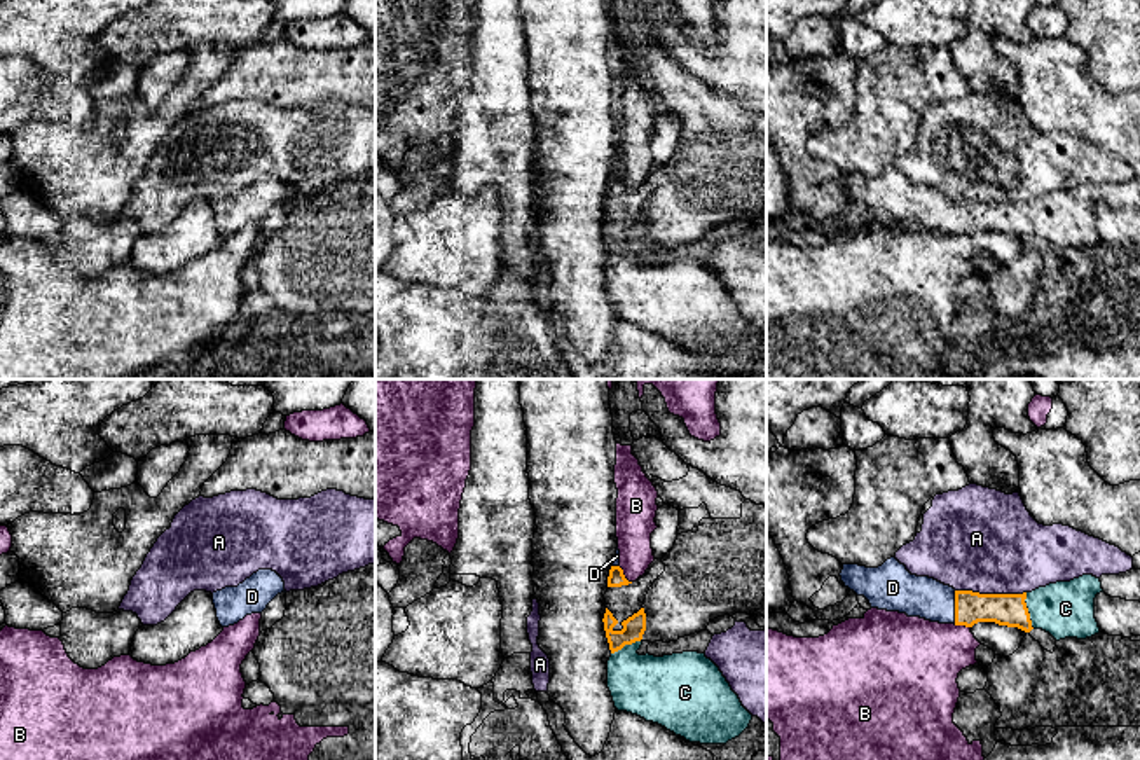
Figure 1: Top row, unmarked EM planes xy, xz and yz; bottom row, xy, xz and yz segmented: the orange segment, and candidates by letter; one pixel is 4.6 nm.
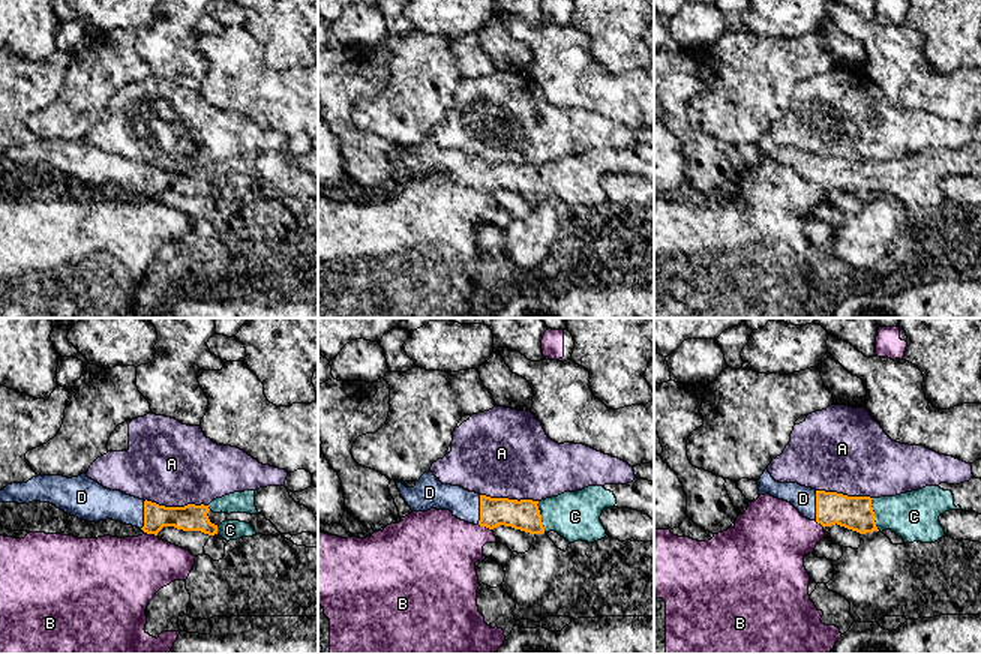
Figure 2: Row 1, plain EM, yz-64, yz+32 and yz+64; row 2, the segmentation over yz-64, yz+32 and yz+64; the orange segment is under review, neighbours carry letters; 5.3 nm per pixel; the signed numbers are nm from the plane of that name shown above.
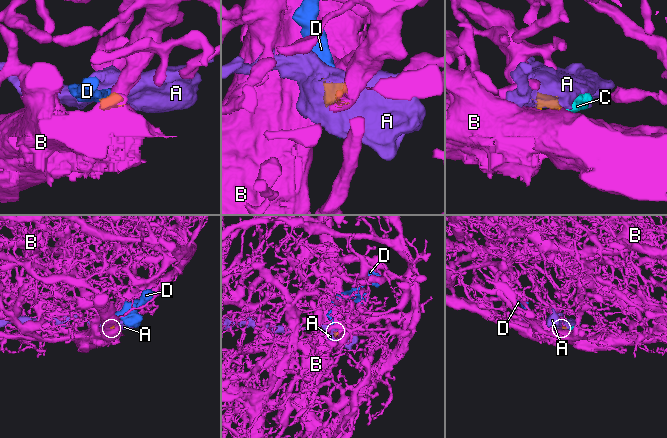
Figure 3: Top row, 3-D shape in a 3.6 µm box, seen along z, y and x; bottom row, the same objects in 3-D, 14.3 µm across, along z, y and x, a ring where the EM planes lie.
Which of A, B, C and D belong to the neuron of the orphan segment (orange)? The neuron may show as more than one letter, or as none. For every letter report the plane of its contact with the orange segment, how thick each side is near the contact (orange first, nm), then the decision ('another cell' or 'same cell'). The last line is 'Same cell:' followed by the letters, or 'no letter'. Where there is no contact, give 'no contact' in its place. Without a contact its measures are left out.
A: yz | 150/480 nm | another cell
B: xz | 80/180 nm | another cell
C: yz | 150/260 nm | same cell
D: yz | 150/190 nm | same cell
Same cell: C, D

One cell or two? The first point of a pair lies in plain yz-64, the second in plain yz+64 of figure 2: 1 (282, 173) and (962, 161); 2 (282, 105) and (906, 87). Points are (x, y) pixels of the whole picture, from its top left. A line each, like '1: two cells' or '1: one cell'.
1: two cells
2: one cell

